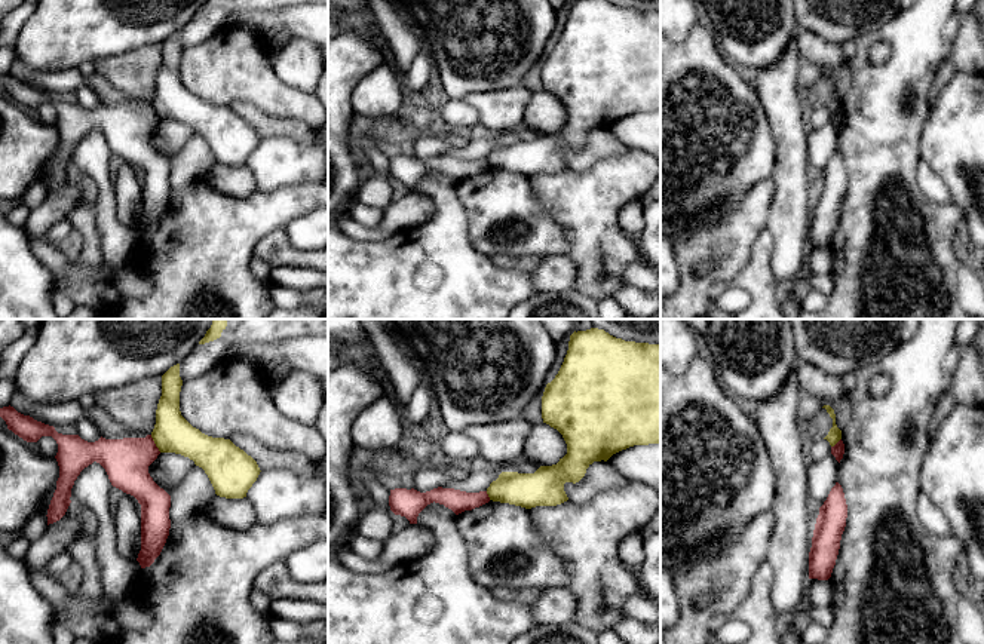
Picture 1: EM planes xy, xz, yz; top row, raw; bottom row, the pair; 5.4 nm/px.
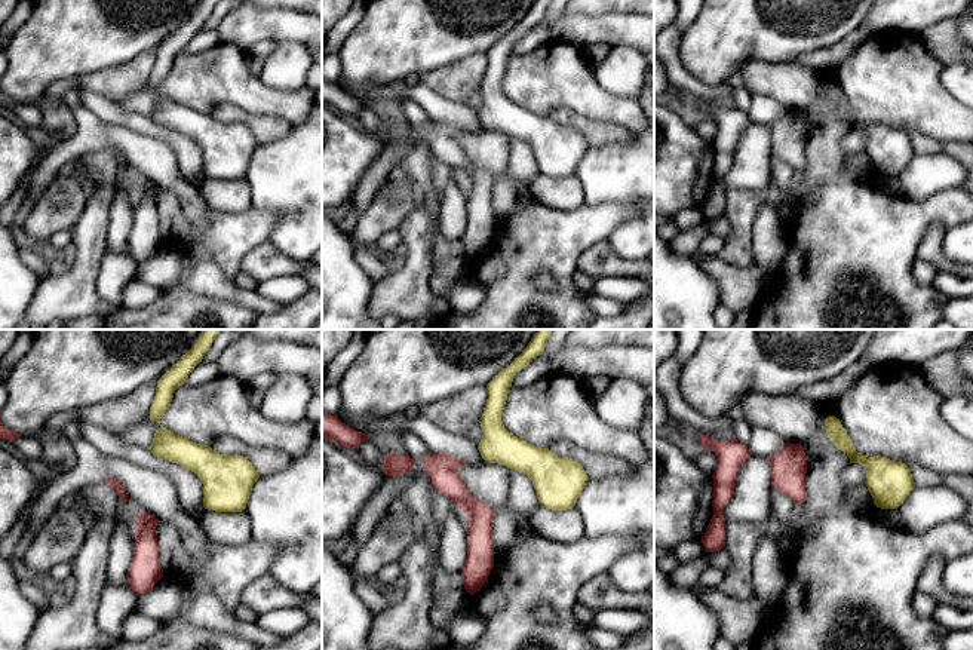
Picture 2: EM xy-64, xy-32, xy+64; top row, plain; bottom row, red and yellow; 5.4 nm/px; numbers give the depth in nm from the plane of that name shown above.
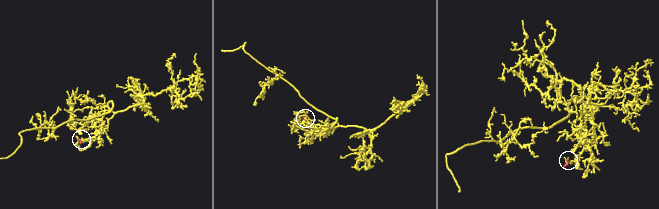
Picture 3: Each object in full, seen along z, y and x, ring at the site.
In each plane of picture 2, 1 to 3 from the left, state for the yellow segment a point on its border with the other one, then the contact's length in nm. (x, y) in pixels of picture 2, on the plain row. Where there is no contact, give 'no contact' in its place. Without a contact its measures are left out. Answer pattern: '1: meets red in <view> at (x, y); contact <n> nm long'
1: no contact
2: no contact
3: no contact

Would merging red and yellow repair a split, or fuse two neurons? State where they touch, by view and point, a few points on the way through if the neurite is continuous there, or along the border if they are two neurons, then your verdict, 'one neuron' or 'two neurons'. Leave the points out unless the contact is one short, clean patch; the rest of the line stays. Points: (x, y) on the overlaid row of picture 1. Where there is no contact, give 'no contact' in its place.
meets red in xy at (155, 444); border along xy (150, 435), (161, 451); two neurons

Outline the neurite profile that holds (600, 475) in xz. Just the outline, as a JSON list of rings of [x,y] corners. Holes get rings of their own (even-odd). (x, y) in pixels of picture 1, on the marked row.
[[[601,460],[589,464],[585,476],[579,482],[565,482],[564,491],[570,502],[585,505],[589,503],[595,494],[620,488],[625,484],[626,479],[620,476],[609,461]]]

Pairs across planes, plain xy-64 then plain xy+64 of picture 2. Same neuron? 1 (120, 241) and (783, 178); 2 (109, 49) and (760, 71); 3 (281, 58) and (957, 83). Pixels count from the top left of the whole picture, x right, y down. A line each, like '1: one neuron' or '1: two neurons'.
1: one neuron
2: two neurons
3: one neuron

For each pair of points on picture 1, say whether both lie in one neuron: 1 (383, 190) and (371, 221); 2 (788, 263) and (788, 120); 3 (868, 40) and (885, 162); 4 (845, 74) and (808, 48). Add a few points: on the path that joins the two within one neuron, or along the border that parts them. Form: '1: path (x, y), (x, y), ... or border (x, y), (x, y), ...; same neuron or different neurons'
1: border (358, 201), (383, 209); different neurons
2: path (790, 227), (790, 156); same neuron
3: path (864, 70), (882, 94), (882, 132); same neuron
4: path (836, 66), (827, 57), (817, 54); same neuron

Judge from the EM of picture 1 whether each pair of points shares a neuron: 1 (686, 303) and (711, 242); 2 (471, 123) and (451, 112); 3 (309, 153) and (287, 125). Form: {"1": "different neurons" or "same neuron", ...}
{"1": "same neuron", "2": "same neuron", "3": "different neurons"}

